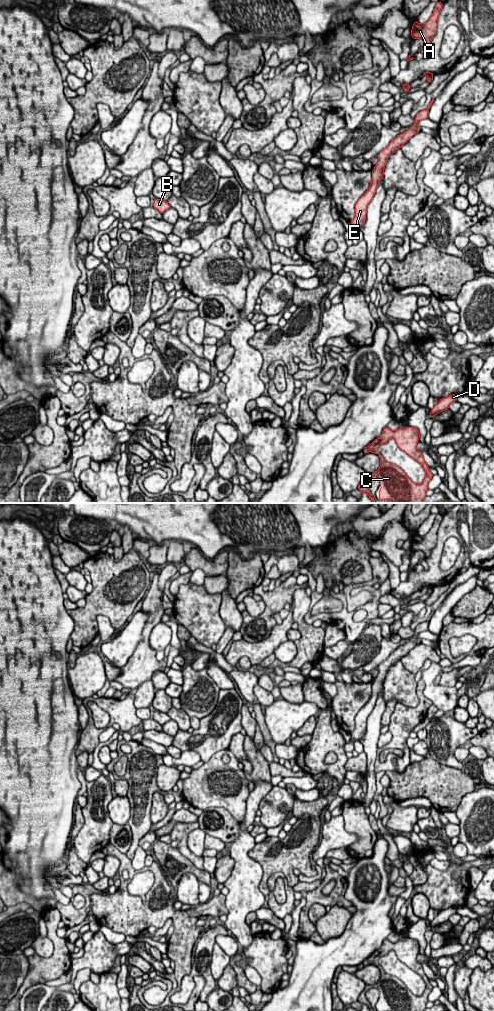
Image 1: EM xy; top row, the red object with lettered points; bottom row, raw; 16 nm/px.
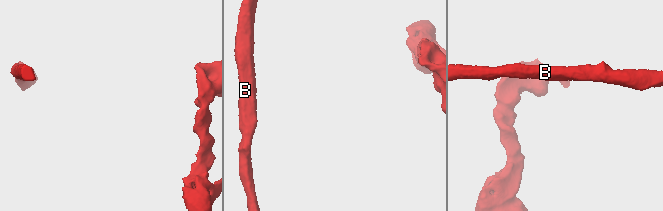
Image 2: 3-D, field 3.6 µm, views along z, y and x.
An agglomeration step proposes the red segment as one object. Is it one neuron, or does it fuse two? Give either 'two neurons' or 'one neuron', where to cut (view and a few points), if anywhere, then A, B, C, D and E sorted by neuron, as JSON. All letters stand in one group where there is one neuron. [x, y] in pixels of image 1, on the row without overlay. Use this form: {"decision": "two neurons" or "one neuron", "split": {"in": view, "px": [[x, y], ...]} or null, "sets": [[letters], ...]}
{"decision": "one neuron", "split": null, "sets": [["A", "B", "C", "D", "E"]]}

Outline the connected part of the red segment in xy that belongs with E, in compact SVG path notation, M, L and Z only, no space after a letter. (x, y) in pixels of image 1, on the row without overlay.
M434 612L430 614L428 619L425 622L417 625L415 629L415 635L410 638L410 641L406 644L400 646L396 650L394 650L389 657L384 660L378 667L378 676L374 679L372 683L372 692L371 697L368 702L359 710L357 715L355 716L355 729L350 733L351 739L360 740L365 735L367 718L373 711L376 701L378 699L379 693L384 688L384 680L386 678L386 674L388 669L394 665L397 661L401 660L403 656L405 656L410 649L412 649L417 644L420 644L420 640L418 639L418 634L428 630L429 621Z

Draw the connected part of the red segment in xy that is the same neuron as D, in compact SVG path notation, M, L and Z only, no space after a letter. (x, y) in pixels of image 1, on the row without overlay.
M455 906L440 911L431 921L430 927L428 929L433 929L439 924L449 921L449 918L455 913L457 913L457 907Z

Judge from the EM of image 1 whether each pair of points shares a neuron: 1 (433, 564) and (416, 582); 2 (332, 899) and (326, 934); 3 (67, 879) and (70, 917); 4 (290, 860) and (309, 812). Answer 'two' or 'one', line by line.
1: one
2: two
3: two
4: one

